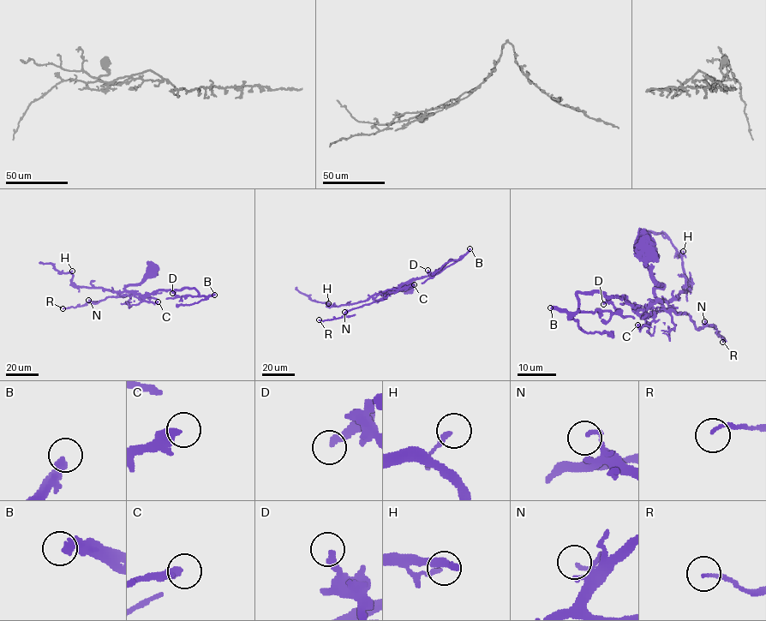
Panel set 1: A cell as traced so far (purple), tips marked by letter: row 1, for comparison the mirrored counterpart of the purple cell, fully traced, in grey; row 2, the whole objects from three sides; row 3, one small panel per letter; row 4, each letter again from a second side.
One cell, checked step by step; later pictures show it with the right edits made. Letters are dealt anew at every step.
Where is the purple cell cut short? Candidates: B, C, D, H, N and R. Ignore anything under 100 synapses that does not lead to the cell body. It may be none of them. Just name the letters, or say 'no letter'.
B

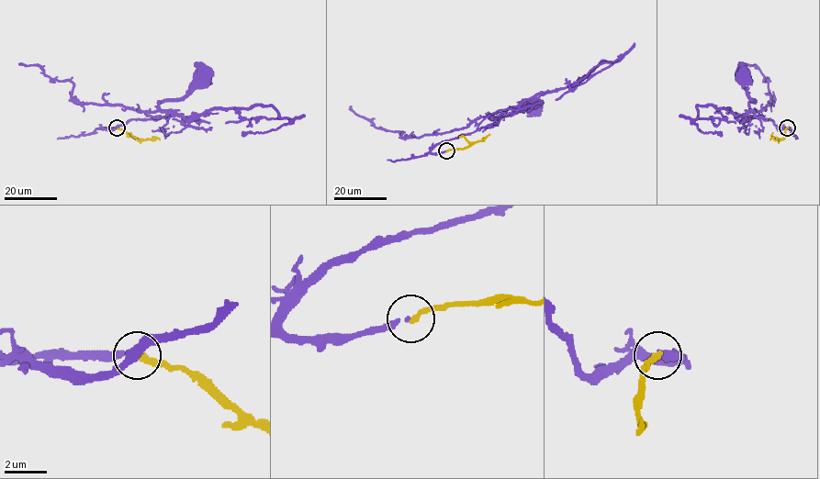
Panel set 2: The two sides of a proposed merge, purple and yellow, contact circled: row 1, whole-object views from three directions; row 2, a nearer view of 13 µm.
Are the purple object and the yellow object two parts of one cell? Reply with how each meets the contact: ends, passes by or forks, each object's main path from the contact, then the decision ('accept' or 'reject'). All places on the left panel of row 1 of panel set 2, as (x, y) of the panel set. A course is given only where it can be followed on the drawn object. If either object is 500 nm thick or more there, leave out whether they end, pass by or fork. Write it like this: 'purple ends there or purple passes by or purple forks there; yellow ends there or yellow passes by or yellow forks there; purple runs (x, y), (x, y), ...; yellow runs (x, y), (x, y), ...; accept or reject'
purple ends there; yellow ends there; purple runs (116, 128), (100, 128), (111, 129), (133, 119), (167, 117), (158, 104), (181, 98), (201, 75); yellow runs (116, 128), (141, 139), (160, 139); accept

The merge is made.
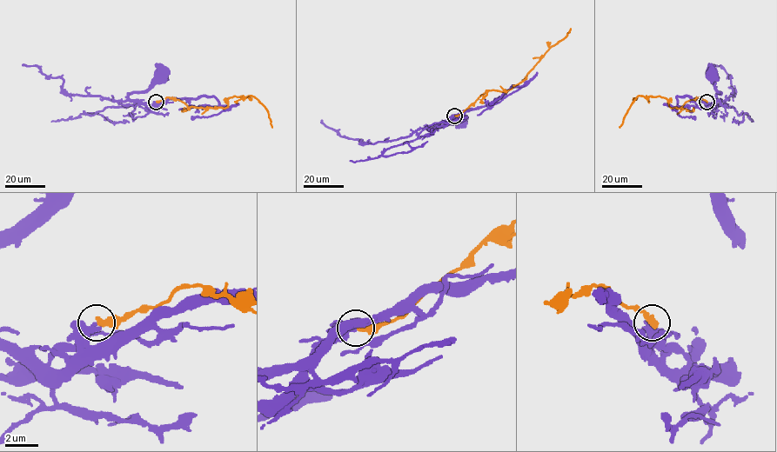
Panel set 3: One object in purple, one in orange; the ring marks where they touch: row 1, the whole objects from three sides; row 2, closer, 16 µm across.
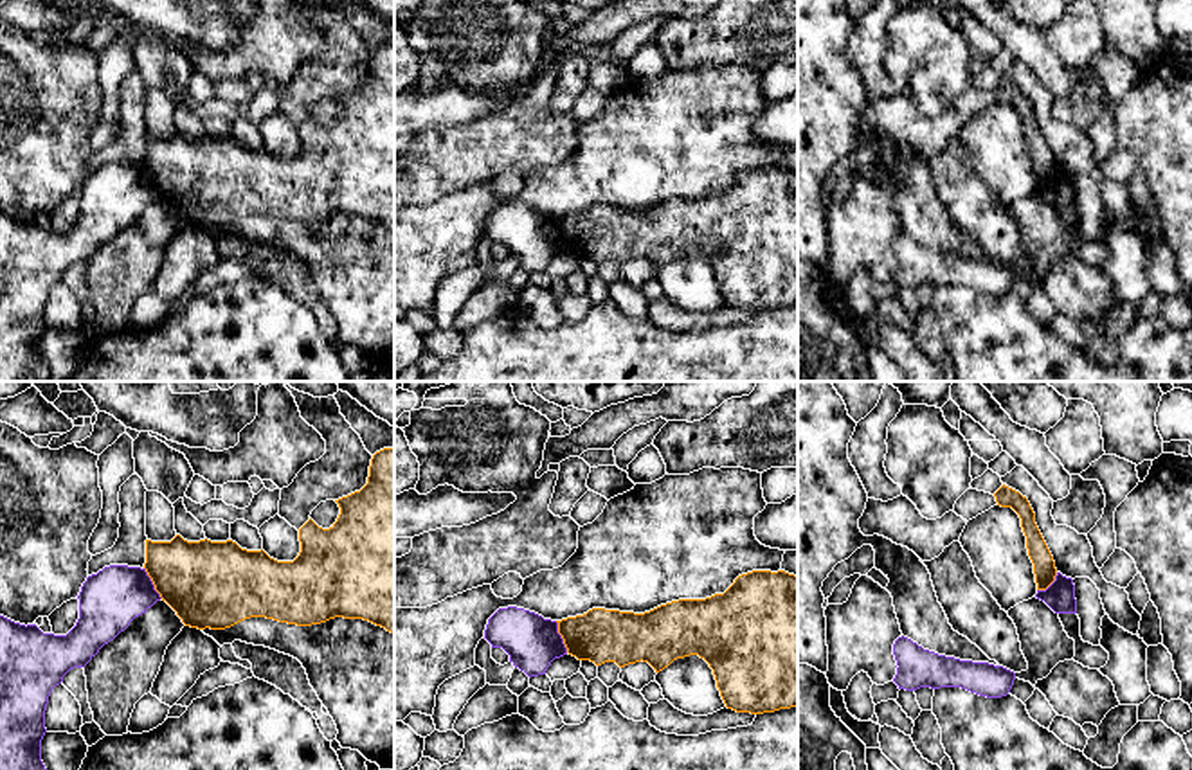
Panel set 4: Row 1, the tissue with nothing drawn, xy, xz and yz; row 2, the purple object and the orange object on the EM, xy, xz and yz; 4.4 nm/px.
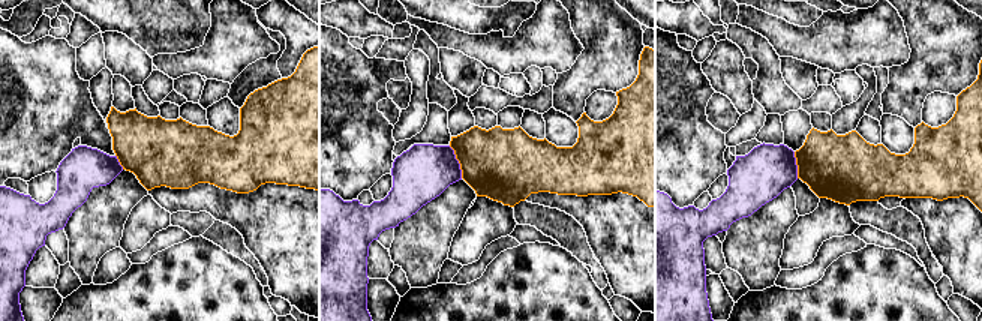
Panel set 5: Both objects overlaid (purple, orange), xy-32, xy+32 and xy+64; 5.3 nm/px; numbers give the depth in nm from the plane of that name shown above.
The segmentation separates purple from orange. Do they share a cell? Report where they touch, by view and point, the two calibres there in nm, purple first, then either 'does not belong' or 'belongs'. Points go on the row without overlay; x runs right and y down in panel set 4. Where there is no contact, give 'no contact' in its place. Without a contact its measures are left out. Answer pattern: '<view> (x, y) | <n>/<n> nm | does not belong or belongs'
xz (560, 234) | 240/240 nm | does not belong

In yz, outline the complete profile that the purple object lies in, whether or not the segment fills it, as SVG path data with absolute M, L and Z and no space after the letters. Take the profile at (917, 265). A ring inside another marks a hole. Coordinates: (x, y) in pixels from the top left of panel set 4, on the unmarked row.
M904 232L895 237L893 252L899 263L893 279L906 288L962 284L980 293L1001 295L1016 277L1016 270L1003 263L938 252Z

